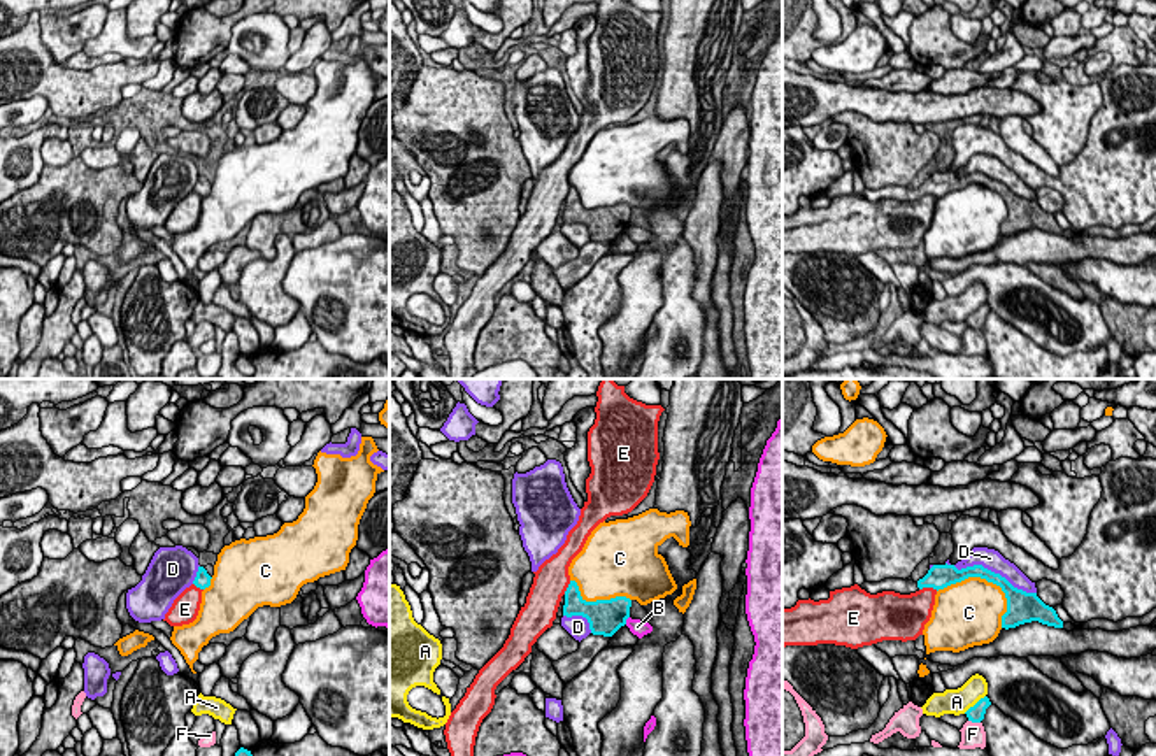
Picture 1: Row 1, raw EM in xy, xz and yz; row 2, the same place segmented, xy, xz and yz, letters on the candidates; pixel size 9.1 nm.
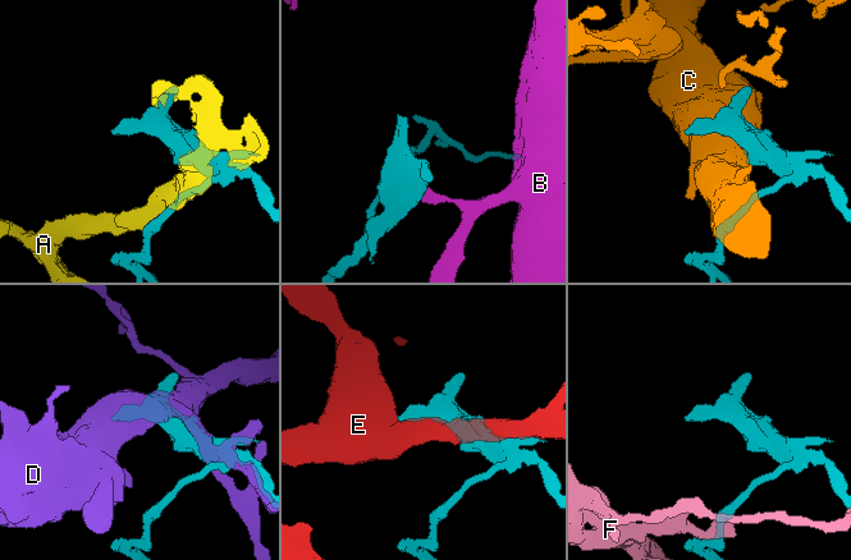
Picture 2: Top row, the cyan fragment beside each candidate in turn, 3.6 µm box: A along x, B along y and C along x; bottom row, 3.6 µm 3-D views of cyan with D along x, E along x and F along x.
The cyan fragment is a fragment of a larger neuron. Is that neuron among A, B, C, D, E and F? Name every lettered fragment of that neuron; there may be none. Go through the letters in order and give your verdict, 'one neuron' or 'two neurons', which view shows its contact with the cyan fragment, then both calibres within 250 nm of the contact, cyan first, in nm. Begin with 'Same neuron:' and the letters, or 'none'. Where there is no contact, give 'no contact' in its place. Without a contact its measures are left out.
Same neuron: none
A: two neurons | yz | 160/240 nm
B: two neurons | xz | 320/140 nm
C: two neurons | yz | 130/480 nm
D: two neurons | yz | 130/190 nm
E: two neurons | yz | 220/300 nm
F: two neurons | yz | 160/220 nm

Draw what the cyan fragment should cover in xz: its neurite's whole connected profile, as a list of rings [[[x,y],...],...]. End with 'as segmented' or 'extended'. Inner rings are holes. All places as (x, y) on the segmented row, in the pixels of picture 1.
[[[570,581],[565,591],[563,616],[582,616],[589,623],[593,635],[612,637],[630,617],[632,600],[626,596],[616,596],[610,600],[586,602],[581,596],[575,581]]] | as segmented

